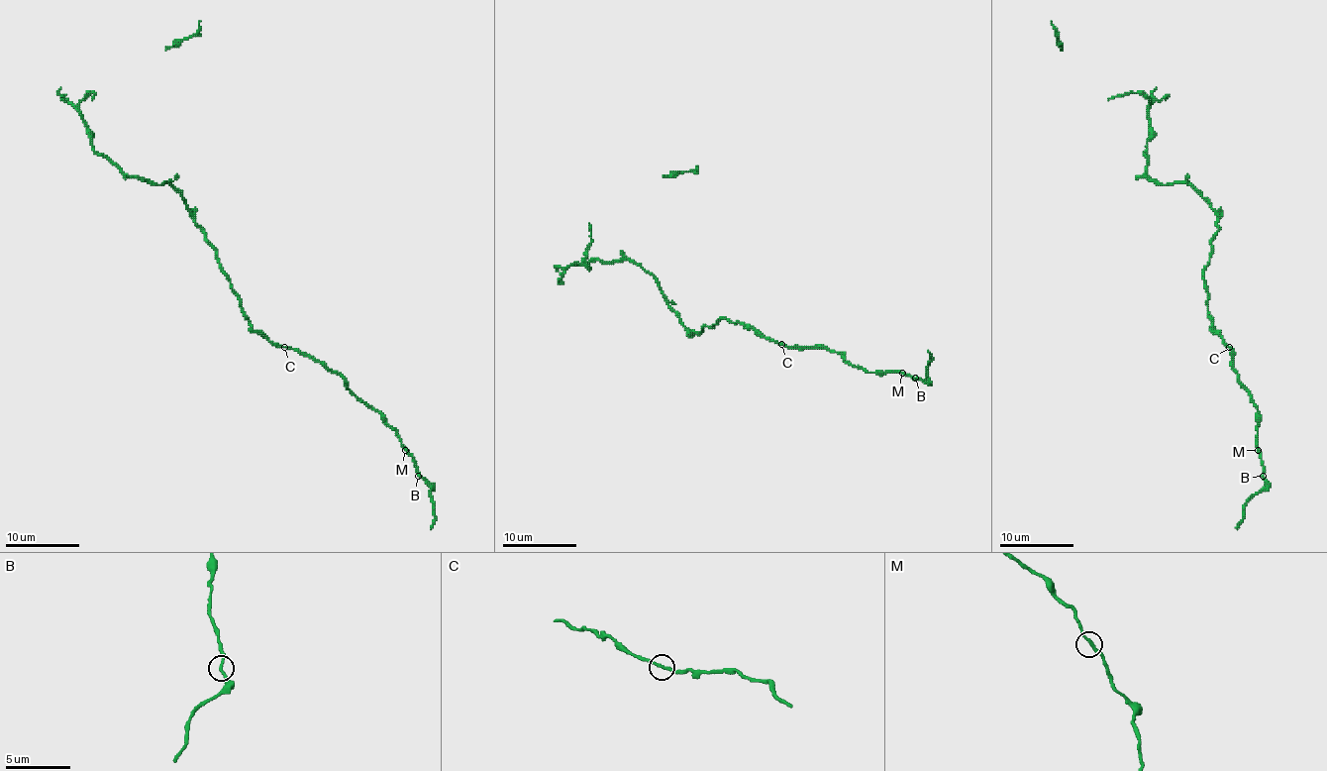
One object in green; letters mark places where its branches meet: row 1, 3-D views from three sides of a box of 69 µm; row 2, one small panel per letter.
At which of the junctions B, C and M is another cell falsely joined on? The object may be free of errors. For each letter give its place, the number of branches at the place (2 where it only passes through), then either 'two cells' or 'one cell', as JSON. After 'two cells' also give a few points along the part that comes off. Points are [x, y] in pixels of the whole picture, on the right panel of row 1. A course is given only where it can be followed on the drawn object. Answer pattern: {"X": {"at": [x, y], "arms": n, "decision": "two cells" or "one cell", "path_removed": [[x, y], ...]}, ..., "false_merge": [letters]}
{"B": {"at": [1263, 476], "arms": 2, "decision": "one cell"}, "C": {"at": [1229, 347], "arms": 2, "decision": "one cell"}, "M": {"at": [1258, 450], "arms": 2, "decision": "one cell"}, "false_merge": []}

